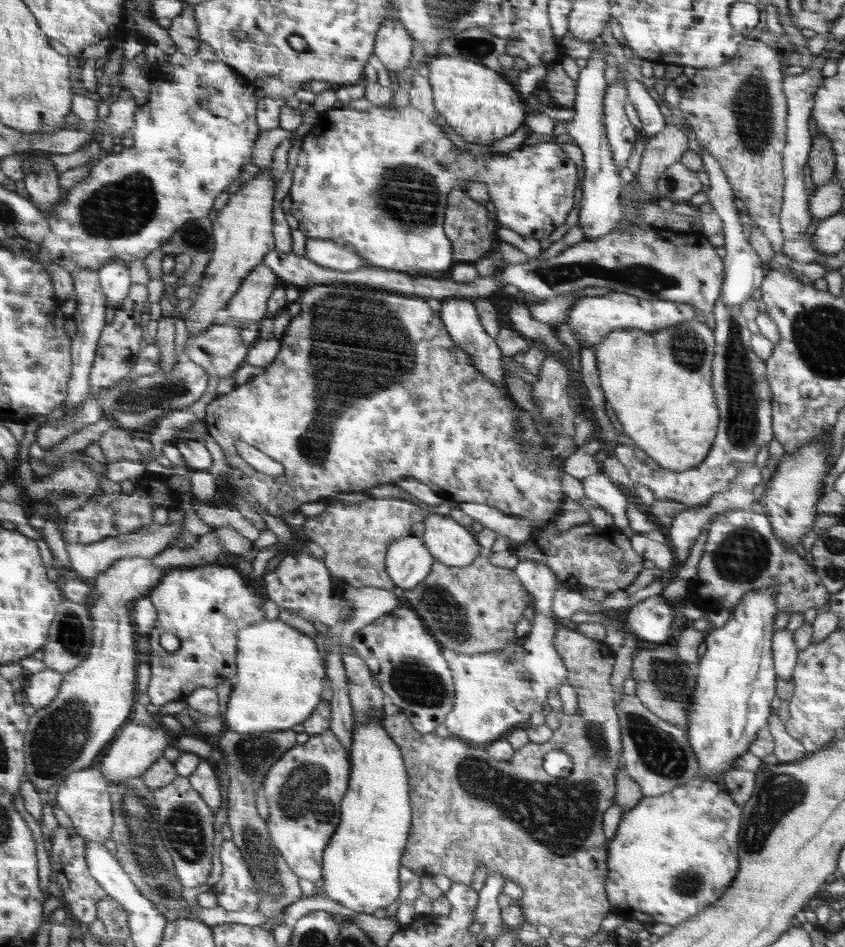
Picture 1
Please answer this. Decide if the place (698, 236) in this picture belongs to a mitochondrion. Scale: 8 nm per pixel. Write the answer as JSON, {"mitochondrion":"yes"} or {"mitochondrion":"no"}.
{"mitochondrion":"no"}

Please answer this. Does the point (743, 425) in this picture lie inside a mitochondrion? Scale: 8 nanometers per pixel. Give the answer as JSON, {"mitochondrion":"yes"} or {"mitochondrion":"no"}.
{"mitochondrion":"yes"}

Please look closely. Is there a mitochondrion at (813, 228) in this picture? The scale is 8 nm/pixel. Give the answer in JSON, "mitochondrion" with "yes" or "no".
{"mitochondrion":"no"}

